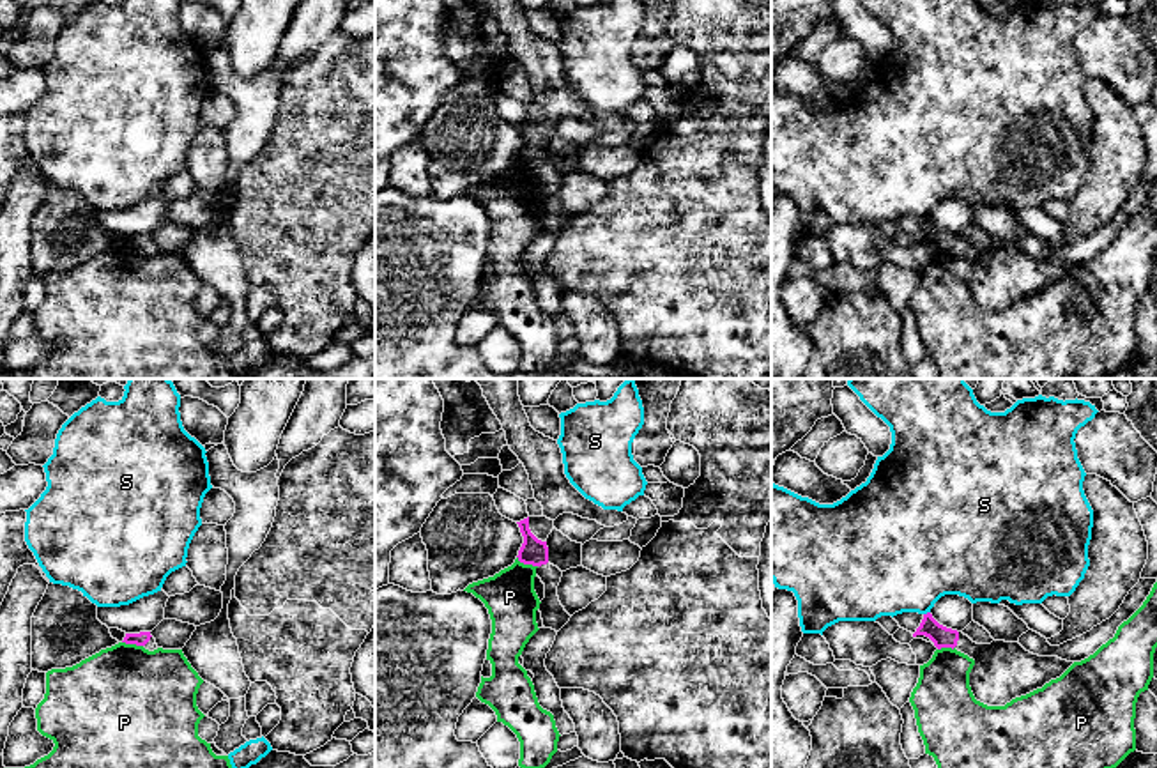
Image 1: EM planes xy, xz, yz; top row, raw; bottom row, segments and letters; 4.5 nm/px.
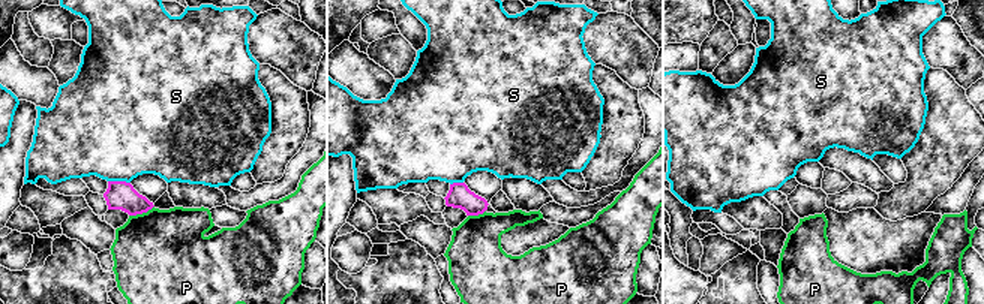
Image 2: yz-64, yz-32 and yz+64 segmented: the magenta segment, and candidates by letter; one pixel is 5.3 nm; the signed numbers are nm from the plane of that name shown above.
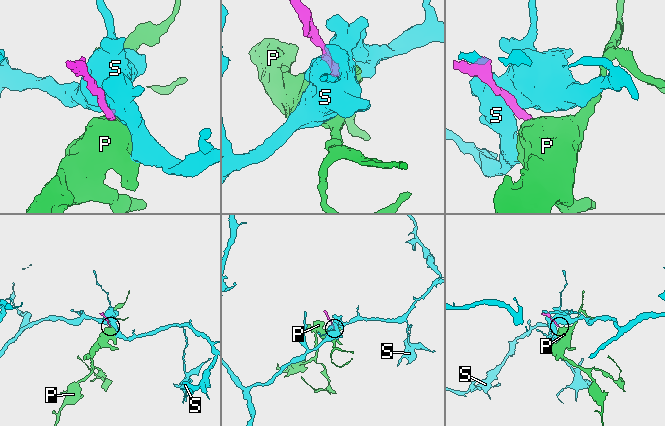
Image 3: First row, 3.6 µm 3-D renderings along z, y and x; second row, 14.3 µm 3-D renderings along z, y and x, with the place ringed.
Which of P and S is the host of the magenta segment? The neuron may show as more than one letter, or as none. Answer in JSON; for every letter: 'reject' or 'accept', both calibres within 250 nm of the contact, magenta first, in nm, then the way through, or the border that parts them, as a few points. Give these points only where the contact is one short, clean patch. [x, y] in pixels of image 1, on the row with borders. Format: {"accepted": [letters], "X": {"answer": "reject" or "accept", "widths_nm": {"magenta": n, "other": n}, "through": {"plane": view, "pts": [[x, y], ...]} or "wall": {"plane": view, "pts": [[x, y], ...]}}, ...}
{"accepted": [], "P": {"answer": "reject", "widths_nm": {"magenta": 120, "other": 240}, "wall": {"plane": "xz", "pts": [[517, 556], [521, 561], [536, 567]]}}, "S": {"answer": "reject", "widths_nm": {"magenta": 100, "other": 440}, "wall": {"plane": "yz", "pts": [[929, 611], [924, 614]]}}}

